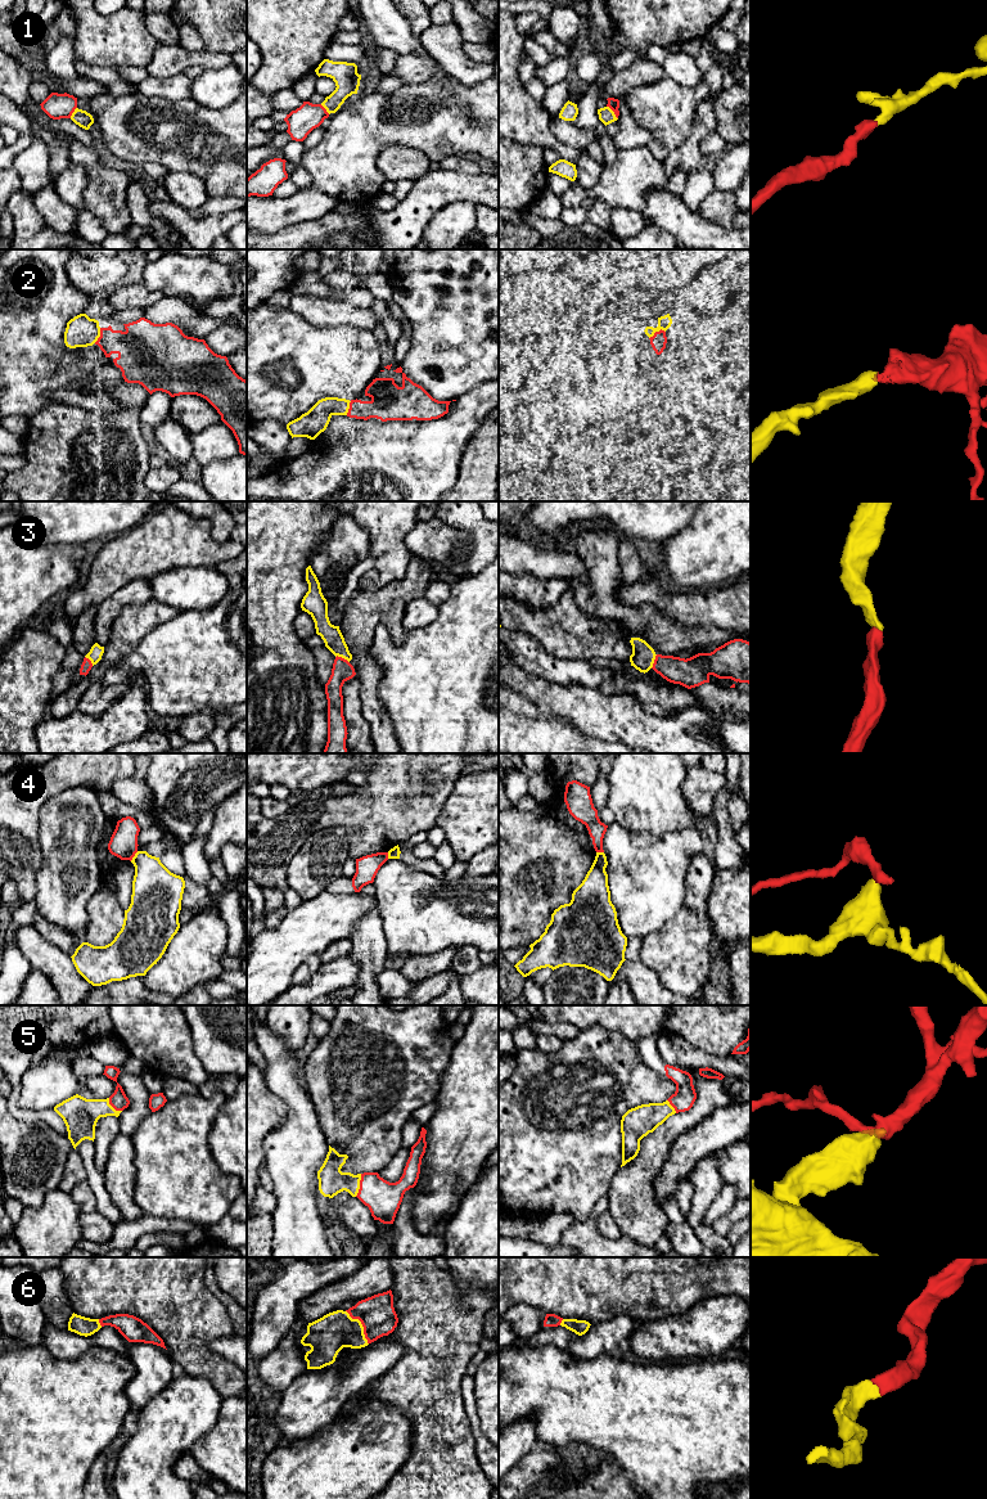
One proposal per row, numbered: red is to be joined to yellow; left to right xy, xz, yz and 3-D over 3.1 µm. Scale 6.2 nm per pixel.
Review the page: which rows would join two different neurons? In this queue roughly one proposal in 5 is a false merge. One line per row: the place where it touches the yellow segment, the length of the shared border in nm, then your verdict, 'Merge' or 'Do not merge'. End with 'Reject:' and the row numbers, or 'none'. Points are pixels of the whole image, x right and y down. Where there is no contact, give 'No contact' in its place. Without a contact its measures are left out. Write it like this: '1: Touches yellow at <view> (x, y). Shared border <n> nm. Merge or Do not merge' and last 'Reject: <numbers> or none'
1: Touches yellow at yz (613, 112). Shared border 110 nm. Merge
2: Touches yellow at yz (657, 331). Shared border 120 nm. Merge
3: Touches yellow at xz (342, 657). Shared border 100 nm. Merge
4: Touches yellow at xy (134, 856). Shared border 80 nm. Do not merge
5: Touches yellow at xz (359, 1185). Shared border 150 nm. Merge
6: Touches yellow at xz (361, 1326). Shared border 260 nm. Merge
Reject: 4

